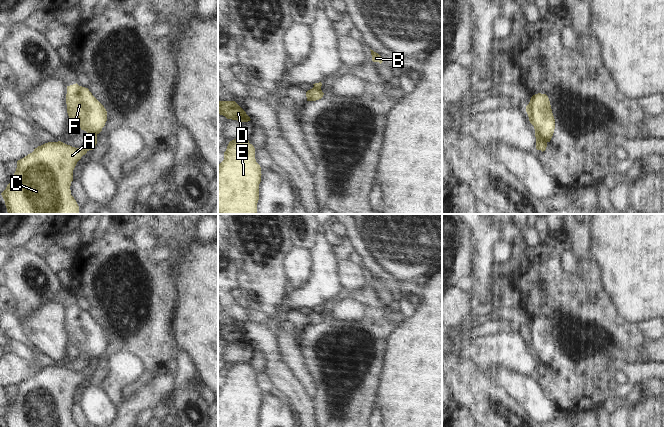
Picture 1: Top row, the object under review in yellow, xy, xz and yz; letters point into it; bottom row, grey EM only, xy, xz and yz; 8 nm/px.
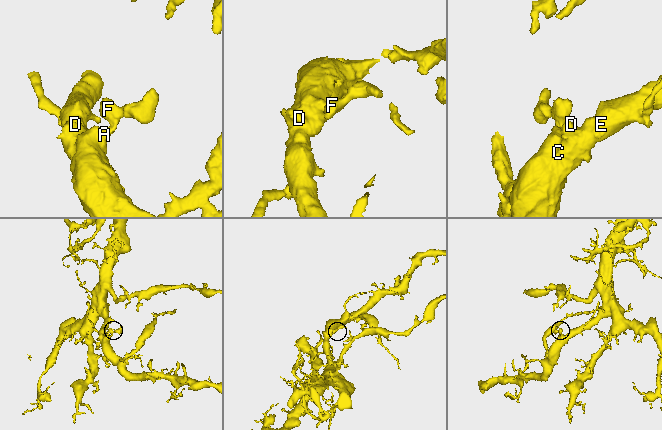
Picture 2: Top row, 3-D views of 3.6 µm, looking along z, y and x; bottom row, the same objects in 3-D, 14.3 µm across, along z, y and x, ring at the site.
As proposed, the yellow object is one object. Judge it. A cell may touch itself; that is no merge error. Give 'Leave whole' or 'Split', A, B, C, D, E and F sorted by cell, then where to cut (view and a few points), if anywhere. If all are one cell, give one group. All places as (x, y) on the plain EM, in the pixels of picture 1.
Split. Groups: A C D E / B F. Split along yz (535, 357), (546, 366).

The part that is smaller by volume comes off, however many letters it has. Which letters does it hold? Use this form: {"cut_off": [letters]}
{"cut_off": ["B", "F"]}

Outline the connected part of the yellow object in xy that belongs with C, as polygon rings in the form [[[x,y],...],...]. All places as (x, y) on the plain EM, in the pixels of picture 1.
[[[91,359],[80,372],[61,365],[48,366],[17,385],[17,392],[10,407],[1,417],[5,427],[77,427],[71,419],[73,394],[77,386],[97,368],[97,359]]]

